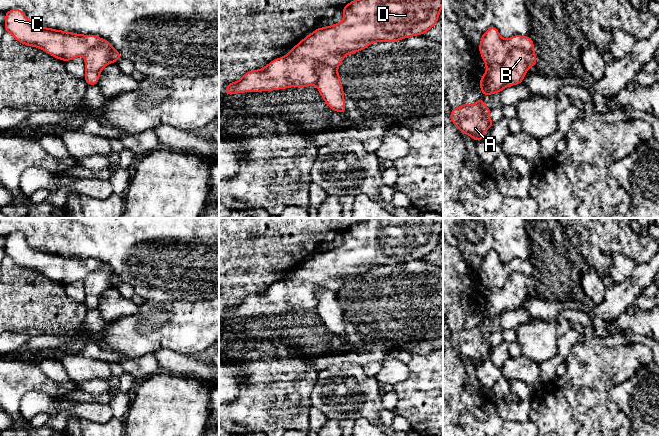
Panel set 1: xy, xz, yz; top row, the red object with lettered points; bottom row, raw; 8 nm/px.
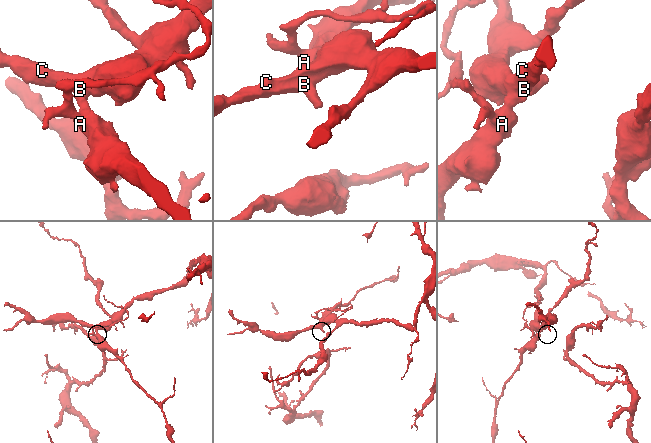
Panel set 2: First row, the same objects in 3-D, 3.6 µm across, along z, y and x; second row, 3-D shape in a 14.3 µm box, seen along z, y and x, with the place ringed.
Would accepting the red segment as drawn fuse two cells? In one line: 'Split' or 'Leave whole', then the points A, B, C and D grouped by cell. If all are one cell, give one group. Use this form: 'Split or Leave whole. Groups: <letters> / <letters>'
Split. Groups: A B / C D

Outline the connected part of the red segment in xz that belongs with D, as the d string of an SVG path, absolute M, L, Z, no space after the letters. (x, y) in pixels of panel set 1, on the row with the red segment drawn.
M354 0L342 7L344 17L338 24L317 28L302 39L291 51L272 60L259 70L245 73L238 81L225 88L225 95L244 92L272 91L289 87L315 85L316 64L338 68L347 54L364 50L375 42L397 42L403 38L423 35L438 21L443 0Z

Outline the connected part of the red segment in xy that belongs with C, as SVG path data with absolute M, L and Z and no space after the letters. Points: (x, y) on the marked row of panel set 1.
M21 9L5 12L5 32L24 45L44 50L64 62L84 56L103 39L95 35L82 35L55 30L31 23Z

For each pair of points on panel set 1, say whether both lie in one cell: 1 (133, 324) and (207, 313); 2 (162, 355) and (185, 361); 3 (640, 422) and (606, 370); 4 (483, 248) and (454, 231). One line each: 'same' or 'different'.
1: same
2: same
3: different
4: same

